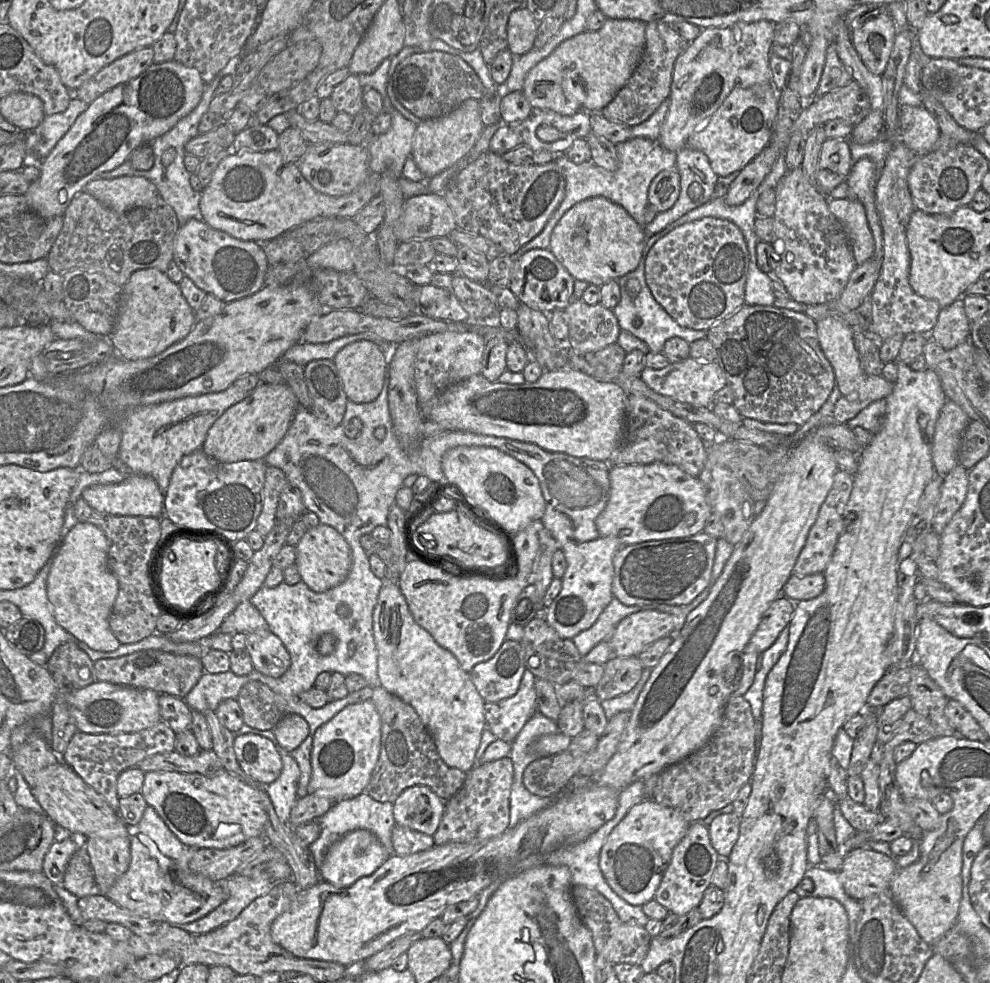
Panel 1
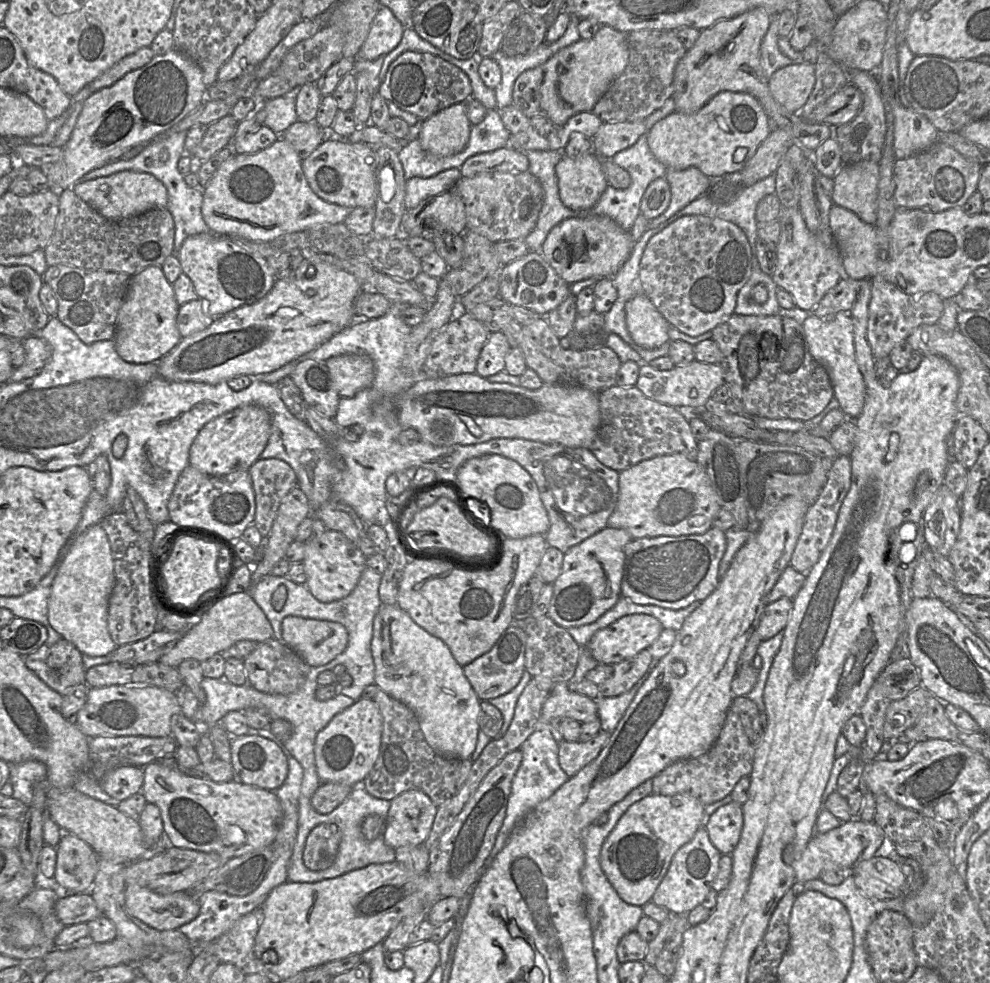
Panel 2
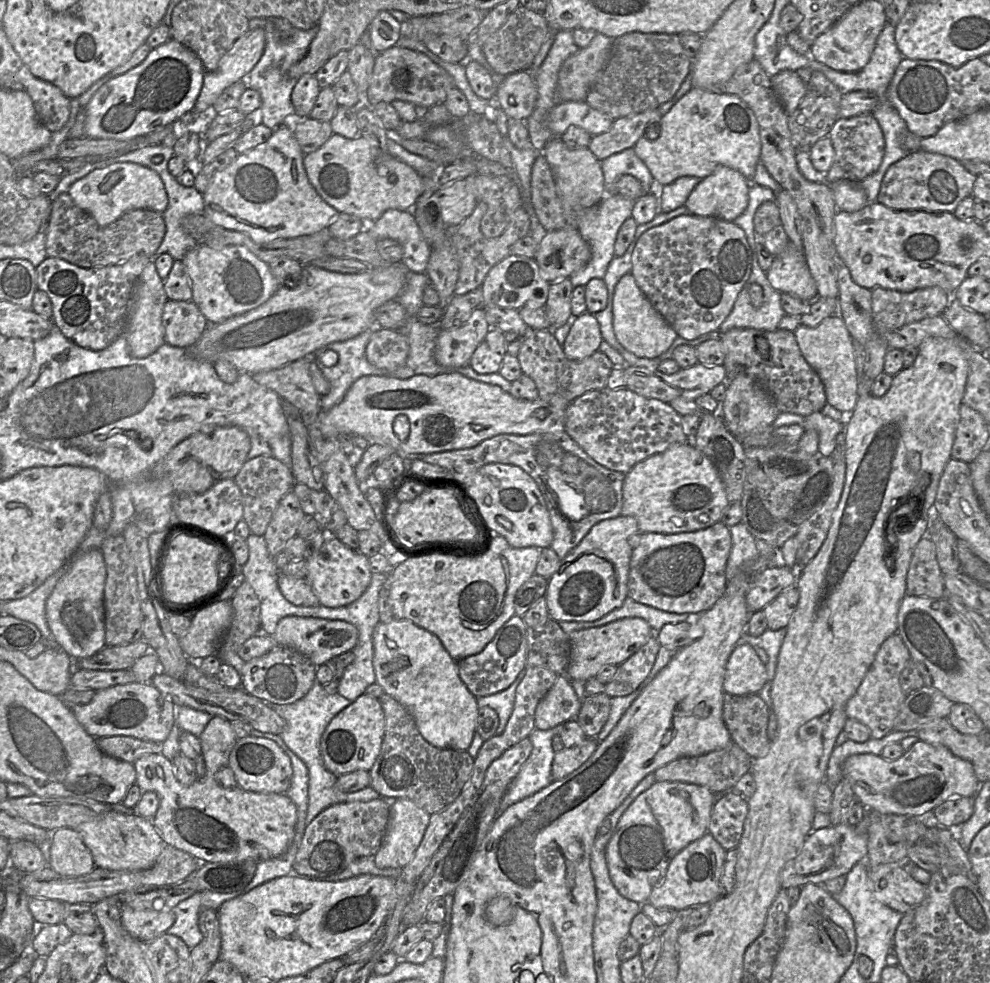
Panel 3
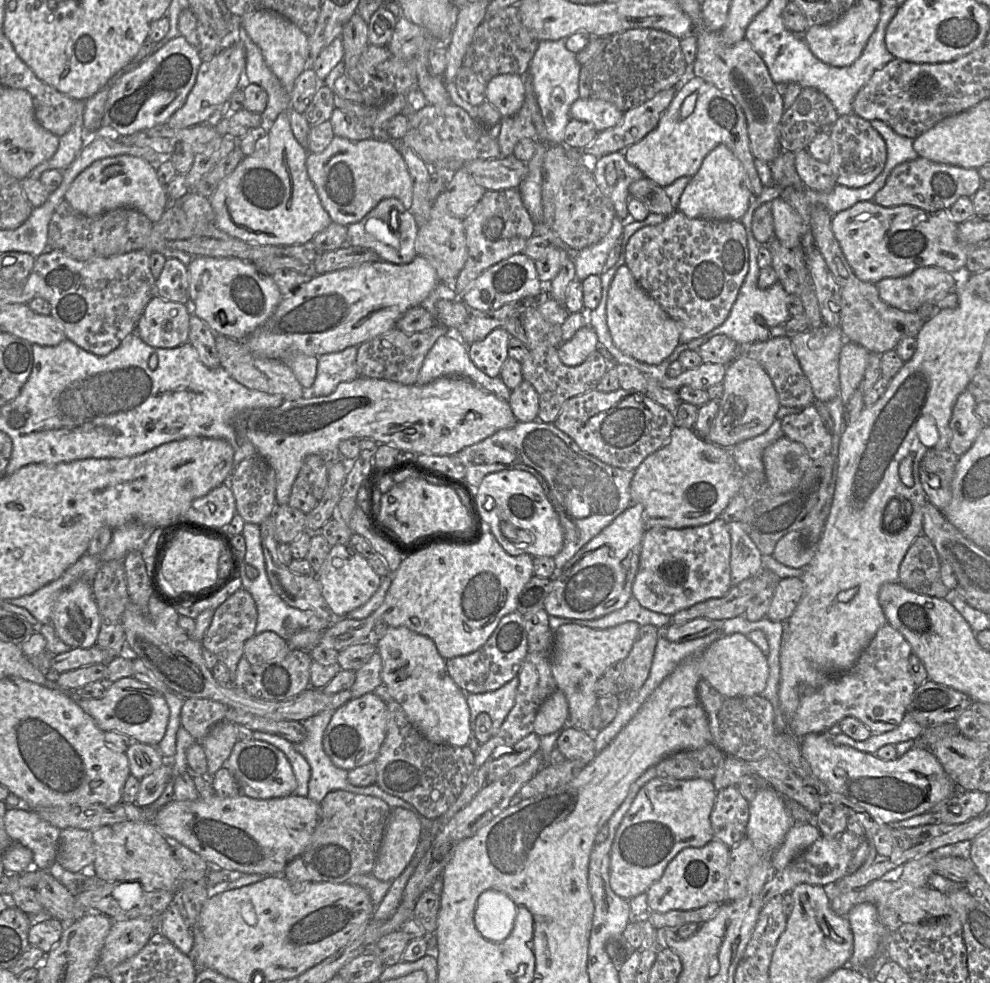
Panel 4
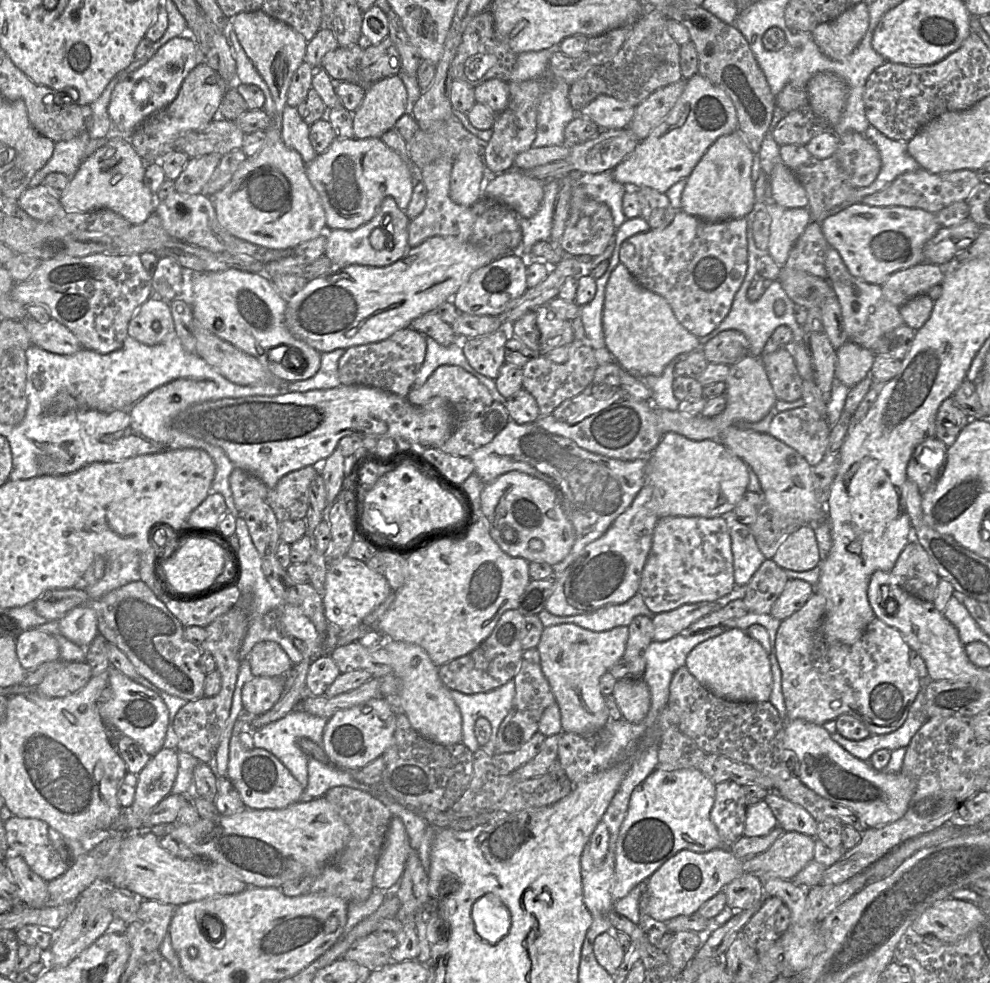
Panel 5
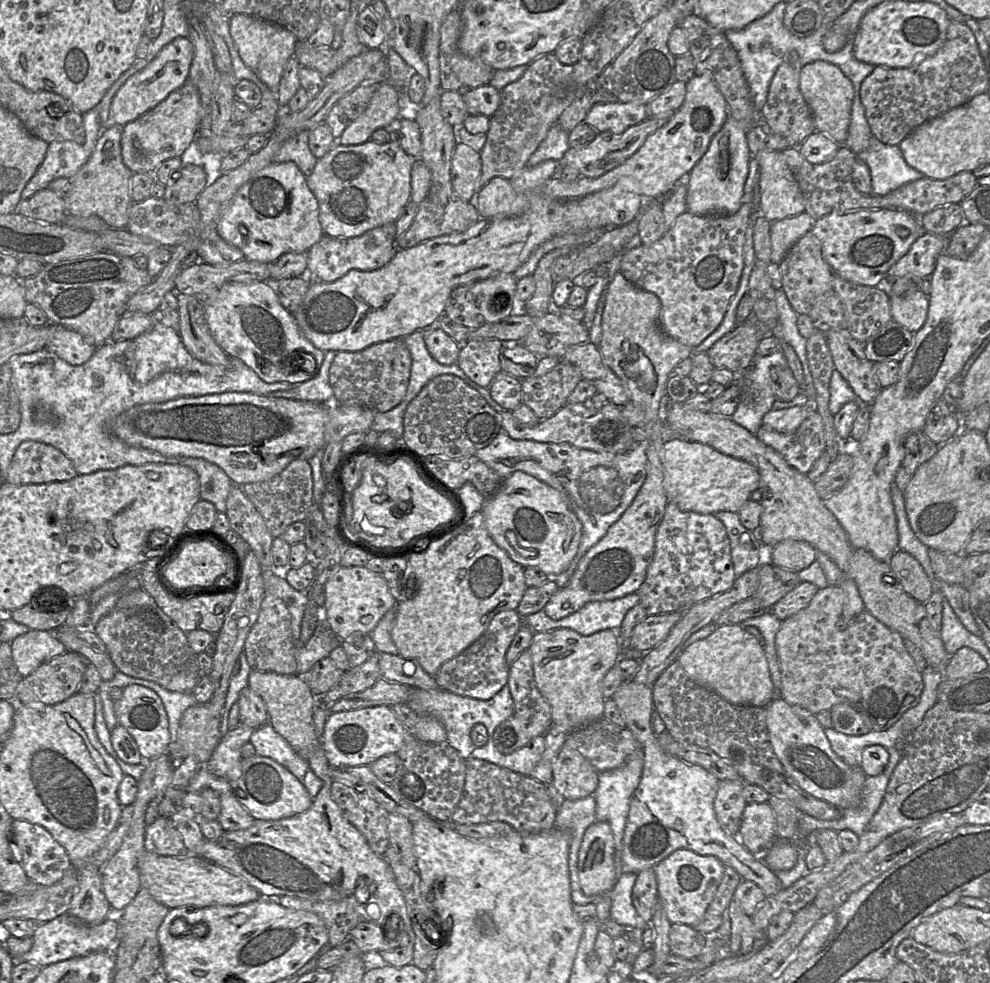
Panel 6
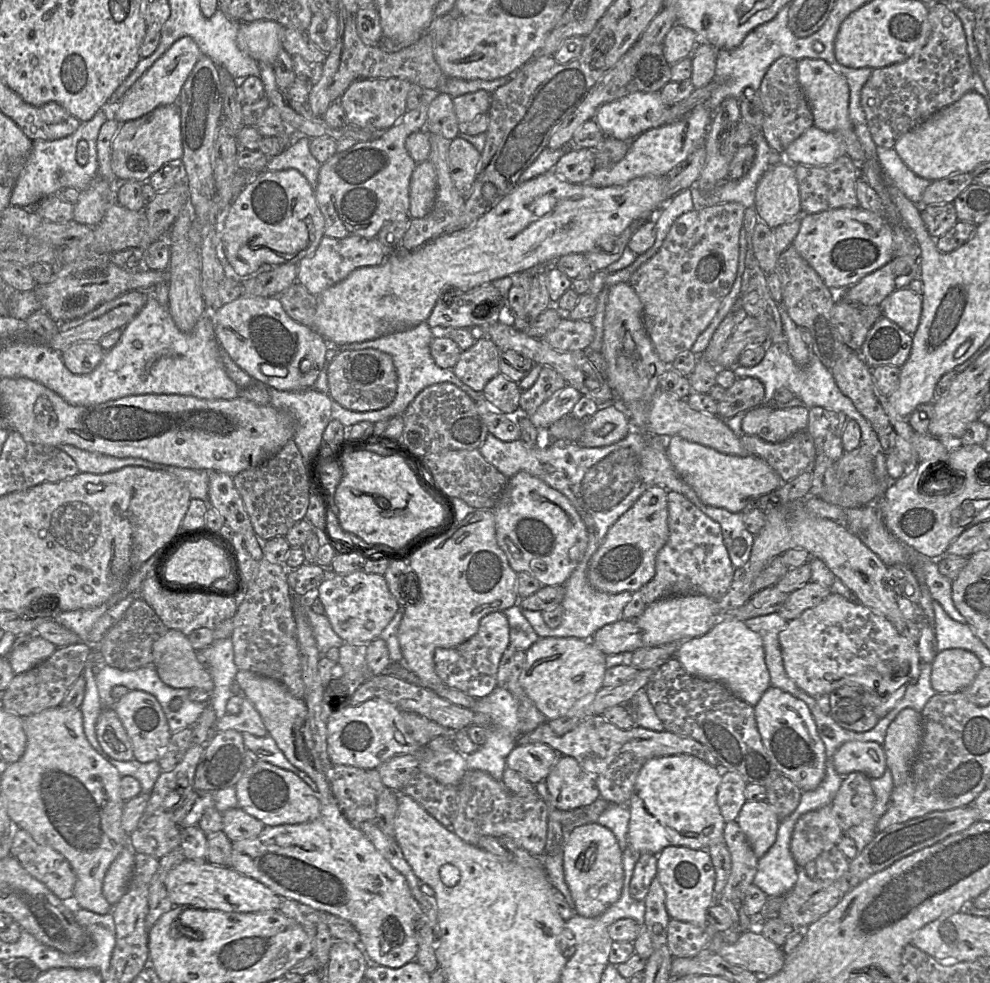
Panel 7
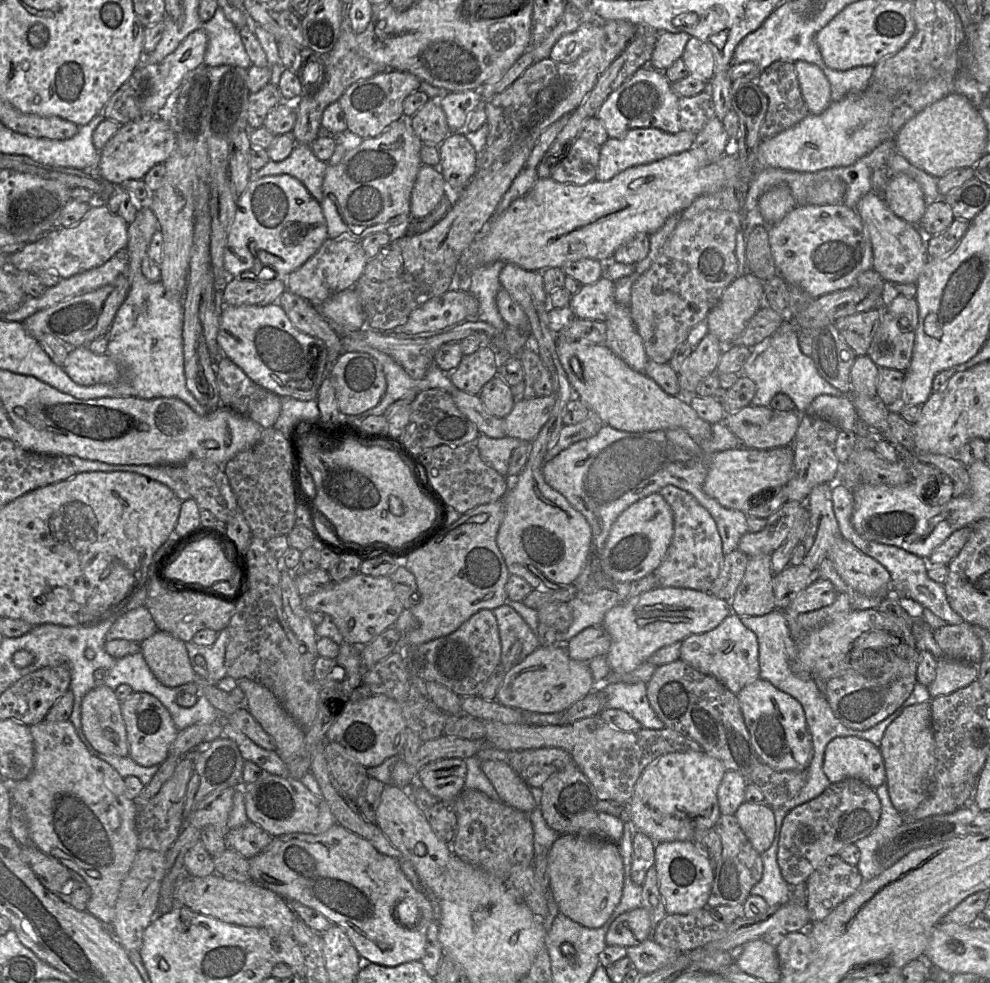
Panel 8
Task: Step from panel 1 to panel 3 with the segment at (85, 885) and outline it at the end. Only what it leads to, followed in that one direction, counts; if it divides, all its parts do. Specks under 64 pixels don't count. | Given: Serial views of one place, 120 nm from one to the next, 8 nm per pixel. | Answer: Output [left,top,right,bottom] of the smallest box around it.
[48,827,96,877]

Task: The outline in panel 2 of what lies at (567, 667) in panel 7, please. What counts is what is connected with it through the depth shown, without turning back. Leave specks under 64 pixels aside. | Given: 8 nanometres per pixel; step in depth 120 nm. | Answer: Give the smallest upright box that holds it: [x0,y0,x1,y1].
[585,614,664,665]

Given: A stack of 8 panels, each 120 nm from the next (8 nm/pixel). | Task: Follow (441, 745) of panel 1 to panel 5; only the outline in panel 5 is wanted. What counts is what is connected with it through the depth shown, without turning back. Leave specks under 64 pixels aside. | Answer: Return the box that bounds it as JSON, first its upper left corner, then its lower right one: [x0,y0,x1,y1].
[384,638,462,744]

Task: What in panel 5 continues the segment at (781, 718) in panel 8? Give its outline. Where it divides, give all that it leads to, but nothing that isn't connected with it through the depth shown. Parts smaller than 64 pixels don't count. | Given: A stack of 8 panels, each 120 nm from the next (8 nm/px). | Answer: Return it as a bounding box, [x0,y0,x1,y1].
[784,719,915,828]

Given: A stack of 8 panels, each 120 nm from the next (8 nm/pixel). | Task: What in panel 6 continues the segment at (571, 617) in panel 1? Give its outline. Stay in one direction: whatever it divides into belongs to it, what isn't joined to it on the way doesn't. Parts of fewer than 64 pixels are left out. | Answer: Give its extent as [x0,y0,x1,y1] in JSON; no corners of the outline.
[543,442,668,620]

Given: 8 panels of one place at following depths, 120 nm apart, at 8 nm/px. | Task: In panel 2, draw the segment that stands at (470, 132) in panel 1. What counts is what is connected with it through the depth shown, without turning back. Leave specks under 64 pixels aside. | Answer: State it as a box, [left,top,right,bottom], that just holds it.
[419,102,471,157]

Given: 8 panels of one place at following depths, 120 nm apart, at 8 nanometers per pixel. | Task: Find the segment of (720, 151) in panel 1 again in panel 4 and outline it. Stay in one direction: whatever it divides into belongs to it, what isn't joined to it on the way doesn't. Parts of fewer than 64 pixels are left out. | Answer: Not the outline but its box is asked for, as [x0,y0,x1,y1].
[623,74,764,196]

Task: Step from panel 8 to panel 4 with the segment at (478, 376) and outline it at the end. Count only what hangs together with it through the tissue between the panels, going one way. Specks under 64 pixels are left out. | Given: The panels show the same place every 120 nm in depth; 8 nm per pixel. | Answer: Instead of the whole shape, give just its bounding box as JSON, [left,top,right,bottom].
[467,327,510,377]

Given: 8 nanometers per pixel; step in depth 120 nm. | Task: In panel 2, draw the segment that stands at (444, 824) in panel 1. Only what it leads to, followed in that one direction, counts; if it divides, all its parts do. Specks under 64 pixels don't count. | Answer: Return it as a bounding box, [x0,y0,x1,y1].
[428,750,522,899]

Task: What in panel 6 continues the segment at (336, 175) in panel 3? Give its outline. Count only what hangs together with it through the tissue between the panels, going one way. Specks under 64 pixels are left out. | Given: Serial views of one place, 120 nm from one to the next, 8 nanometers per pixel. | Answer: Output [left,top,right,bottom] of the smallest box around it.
[307,138,414,238]

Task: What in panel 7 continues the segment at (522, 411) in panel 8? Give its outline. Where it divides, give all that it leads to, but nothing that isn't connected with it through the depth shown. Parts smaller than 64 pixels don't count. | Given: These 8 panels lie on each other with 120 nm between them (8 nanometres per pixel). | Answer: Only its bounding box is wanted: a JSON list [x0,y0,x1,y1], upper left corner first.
[527,384,582,430]

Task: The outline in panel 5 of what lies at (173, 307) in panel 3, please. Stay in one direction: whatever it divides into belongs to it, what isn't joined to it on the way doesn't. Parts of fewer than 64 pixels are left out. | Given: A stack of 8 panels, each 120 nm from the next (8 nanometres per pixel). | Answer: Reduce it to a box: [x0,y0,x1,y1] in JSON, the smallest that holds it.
[128,296,175,345]

